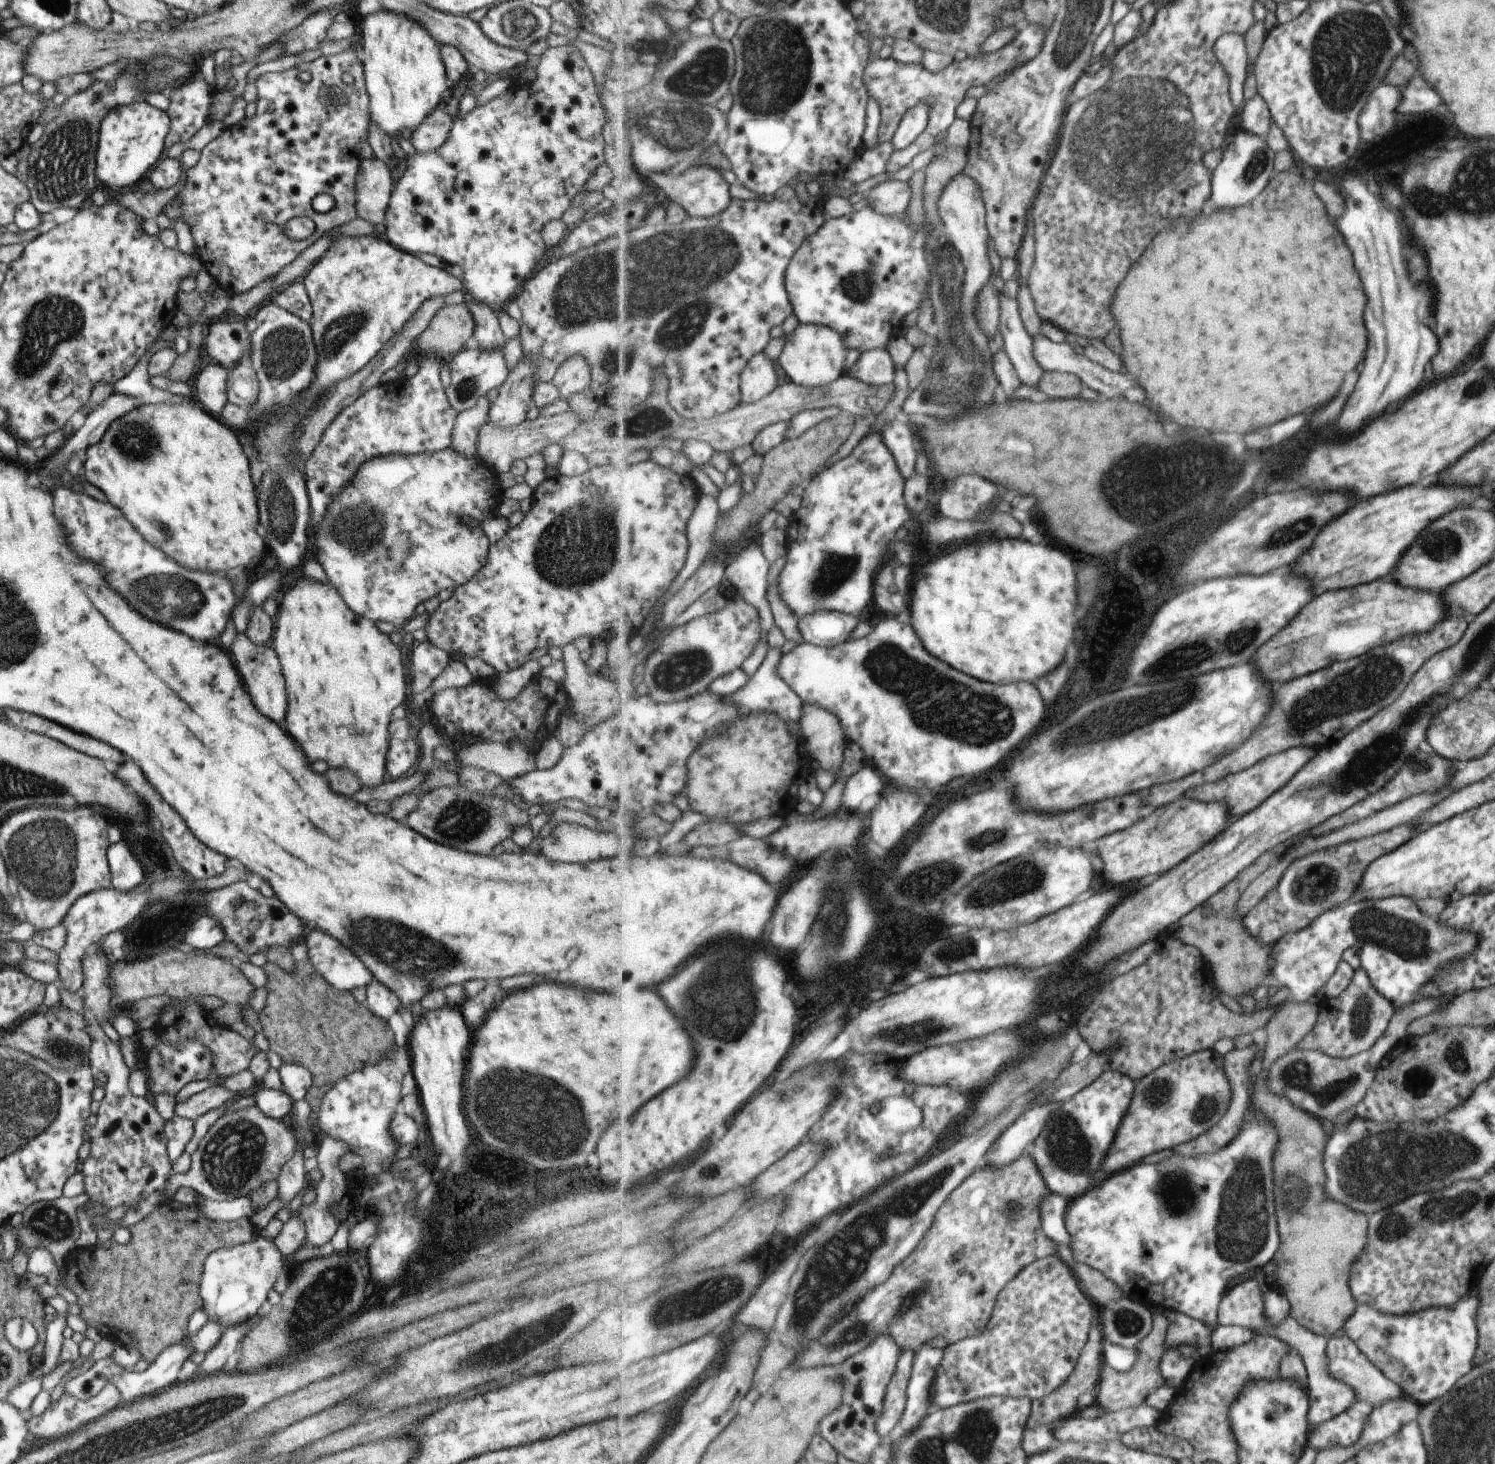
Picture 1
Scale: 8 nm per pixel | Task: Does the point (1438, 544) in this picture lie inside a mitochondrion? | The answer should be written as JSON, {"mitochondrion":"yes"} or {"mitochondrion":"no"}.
{"mitochondrion":"yes"}

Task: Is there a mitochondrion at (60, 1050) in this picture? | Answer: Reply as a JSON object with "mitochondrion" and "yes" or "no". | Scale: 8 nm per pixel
{"mitochondrion":"yes"}

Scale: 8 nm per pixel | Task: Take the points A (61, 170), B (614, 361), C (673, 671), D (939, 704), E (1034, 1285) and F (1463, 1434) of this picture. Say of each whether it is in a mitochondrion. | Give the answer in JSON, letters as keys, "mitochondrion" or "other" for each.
{"A":"mitochondrion","B":"mitochondrion","C":"mitochondrion","D":"mitochondrion","E":"other","F":"mitochondrion"}

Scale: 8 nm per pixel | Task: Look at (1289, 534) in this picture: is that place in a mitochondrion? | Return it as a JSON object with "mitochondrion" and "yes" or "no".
{"mitochondrion":"yes"}

